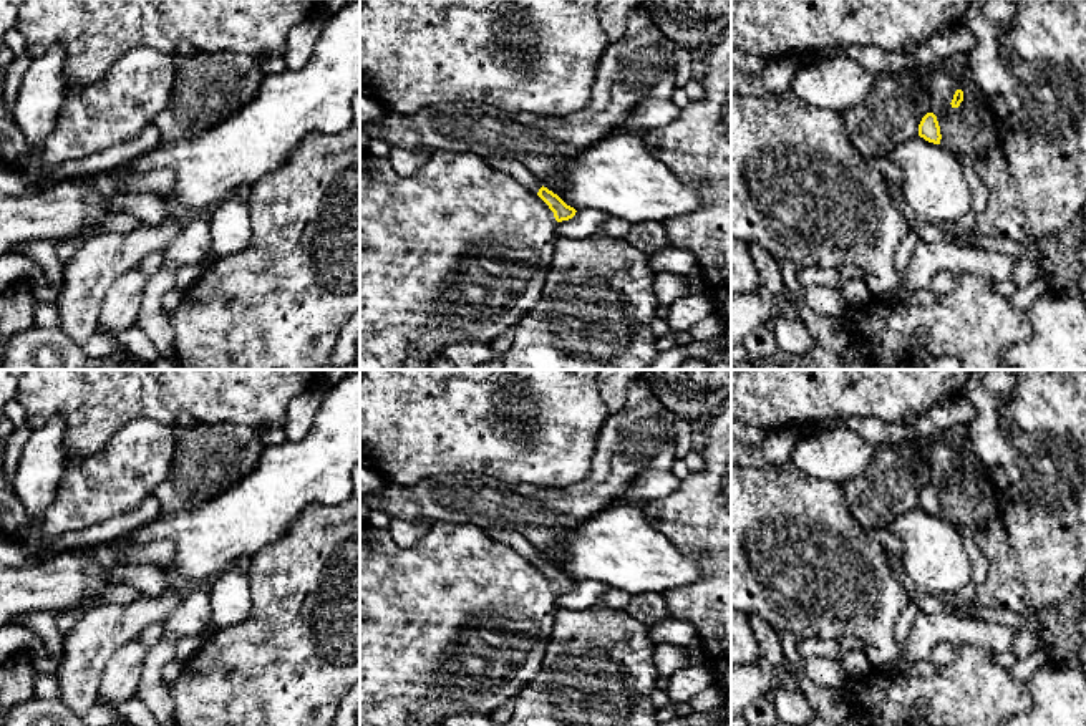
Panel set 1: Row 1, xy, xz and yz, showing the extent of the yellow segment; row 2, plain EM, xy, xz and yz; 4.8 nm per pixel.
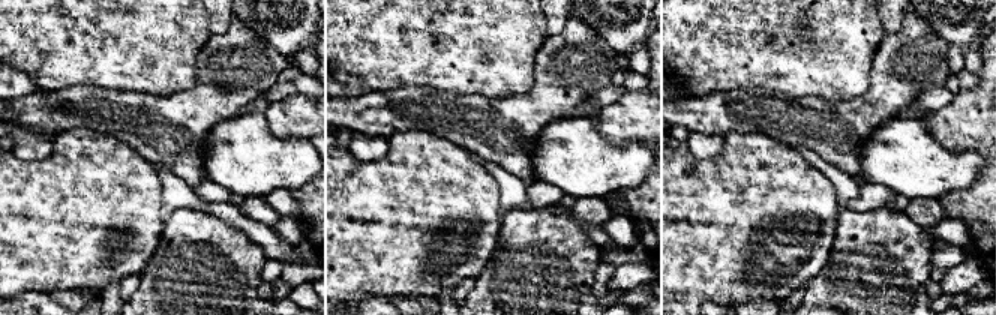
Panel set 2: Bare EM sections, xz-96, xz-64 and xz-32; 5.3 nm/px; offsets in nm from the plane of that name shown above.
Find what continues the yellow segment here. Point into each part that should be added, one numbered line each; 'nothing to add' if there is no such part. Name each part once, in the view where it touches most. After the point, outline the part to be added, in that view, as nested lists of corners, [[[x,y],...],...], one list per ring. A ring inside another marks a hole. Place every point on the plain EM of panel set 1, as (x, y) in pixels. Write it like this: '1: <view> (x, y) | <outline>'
1: xz (511, 539) | [[[486,530],[486,534],[514,549],[521,557],[527,559],[532,564],[539,564],[539,560],[542,559],[539,549],[536,549],[532,544],[529,544],[522,535],[516,534],[516,532],[509,532],[509,530]]]

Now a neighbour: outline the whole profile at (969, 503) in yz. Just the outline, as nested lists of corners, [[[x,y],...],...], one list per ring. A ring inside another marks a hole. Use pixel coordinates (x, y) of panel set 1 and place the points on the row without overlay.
[[[963,426],[935,431],[925,438],[914,433],[920,448],[928,484],[937,487],[940,515],[960,532],[978,534],[1000,511],[1003,497],[995,492],[987,477],[987,466],[970,456]]]

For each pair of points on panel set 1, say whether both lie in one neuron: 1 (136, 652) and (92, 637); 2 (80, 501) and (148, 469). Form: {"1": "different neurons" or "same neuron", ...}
{"1": "different neurons", "2": "same neuron"}

